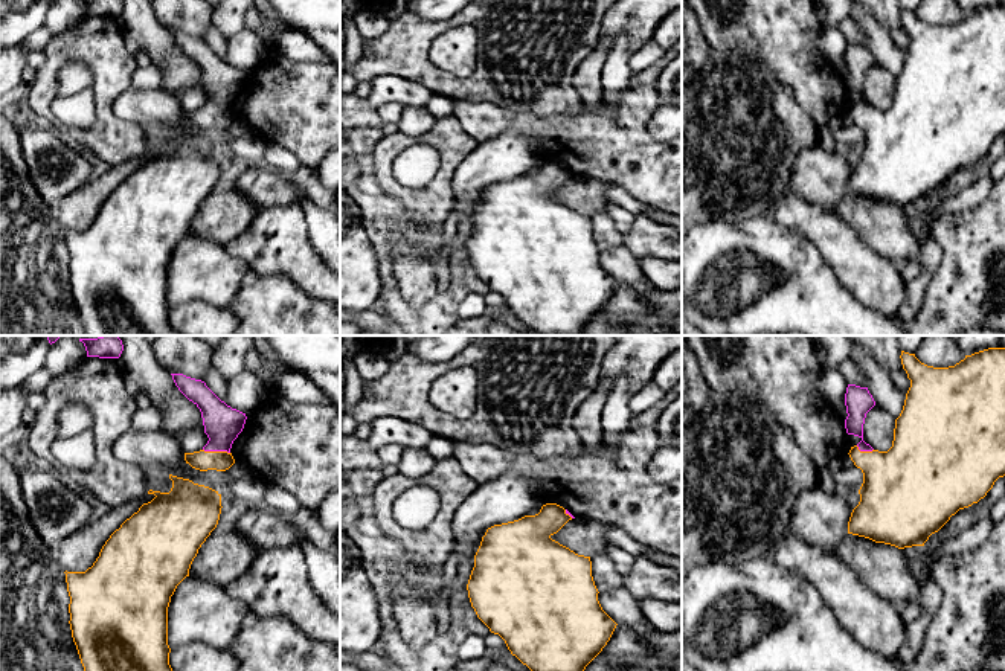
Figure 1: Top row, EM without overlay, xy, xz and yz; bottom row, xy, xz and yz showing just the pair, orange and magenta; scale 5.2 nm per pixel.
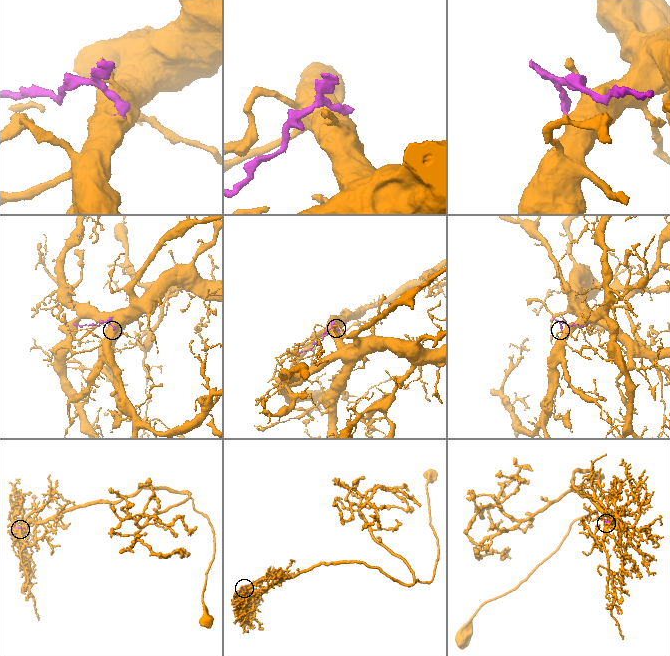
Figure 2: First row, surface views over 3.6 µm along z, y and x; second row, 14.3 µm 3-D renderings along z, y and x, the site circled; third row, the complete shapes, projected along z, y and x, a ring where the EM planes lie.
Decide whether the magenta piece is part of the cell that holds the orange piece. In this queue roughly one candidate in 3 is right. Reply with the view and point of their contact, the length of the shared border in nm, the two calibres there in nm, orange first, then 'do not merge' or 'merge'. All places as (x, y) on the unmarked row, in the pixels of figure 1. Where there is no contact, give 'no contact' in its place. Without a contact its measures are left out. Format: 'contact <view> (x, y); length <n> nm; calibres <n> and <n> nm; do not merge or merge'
contact xy (217, 110); length 150 nm; calibres 110 and 200 nm; merge

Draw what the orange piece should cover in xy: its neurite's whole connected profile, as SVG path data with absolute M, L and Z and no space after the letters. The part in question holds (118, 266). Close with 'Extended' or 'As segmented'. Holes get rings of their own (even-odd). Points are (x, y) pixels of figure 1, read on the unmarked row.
M169 133L169 151L149 148L156 156L127 177L102 204L99 215L85 230L64 230L70 255L70 288L85 336L181 336L169 323L168 265L177 244L189 235L198 207L217 186L221 152L189 137Z. As segmented

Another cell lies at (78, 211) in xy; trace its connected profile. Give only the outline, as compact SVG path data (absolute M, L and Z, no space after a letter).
M146 152L142 157L111 166L104 175L87 181L78 191L69 194L55 207L64 230L85 230L92 226L110 194L137 171L143 162L151 160L154 156L154 152Z

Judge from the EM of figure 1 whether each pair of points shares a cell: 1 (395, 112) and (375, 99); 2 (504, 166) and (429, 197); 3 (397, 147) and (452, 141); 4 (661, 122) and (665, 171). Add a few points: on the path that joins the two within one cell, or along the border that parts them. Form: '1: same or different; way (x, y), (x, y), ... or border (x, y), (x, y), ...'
1: different; border (404, 105), (385, 102), (377, 109)
2: different; border (467, 156), (453, 177), (455, 208)
3: same; way (410, 141), (438, 139)
4: different; border (661, 104), (648, 130), (665, 141)

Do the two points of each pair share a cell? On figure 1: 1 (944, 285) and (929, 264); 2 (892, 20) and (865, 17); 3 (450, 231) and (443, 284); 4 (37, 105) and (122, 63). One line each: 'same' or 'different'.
1: different
2: different
3: same
4: same

